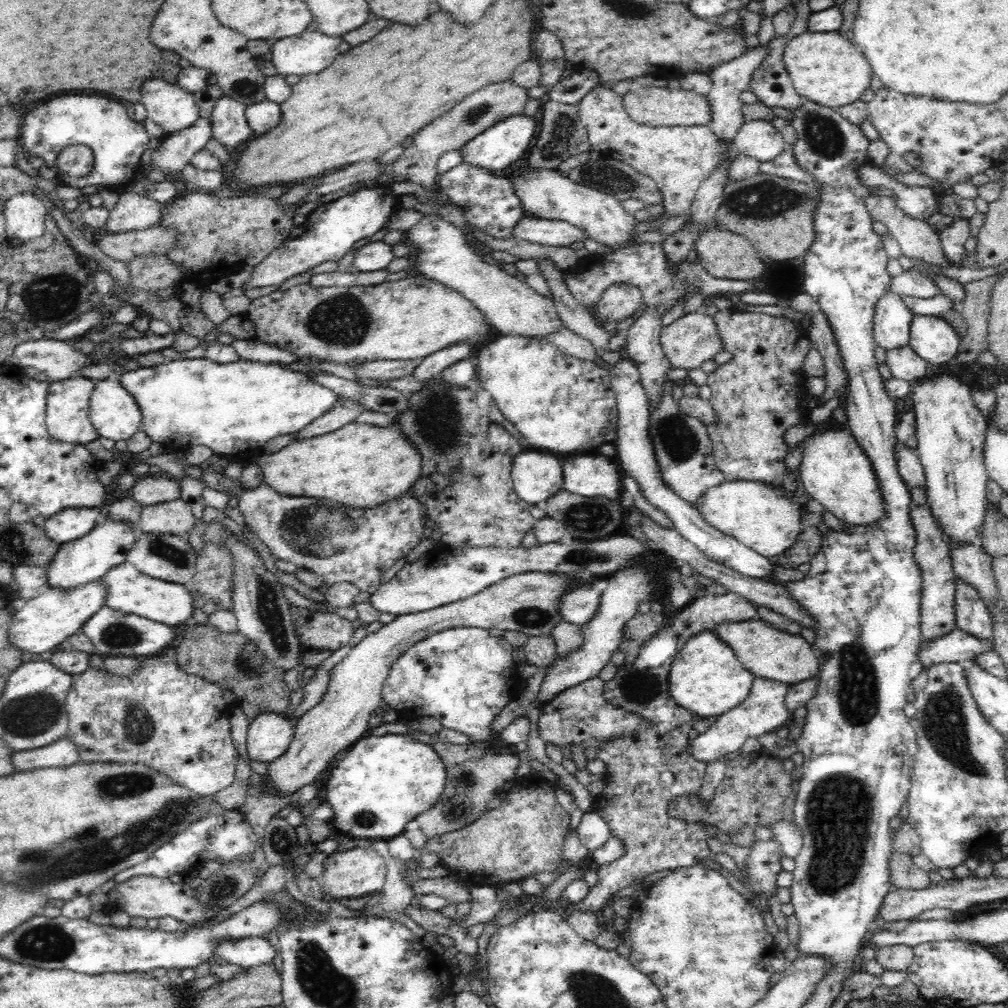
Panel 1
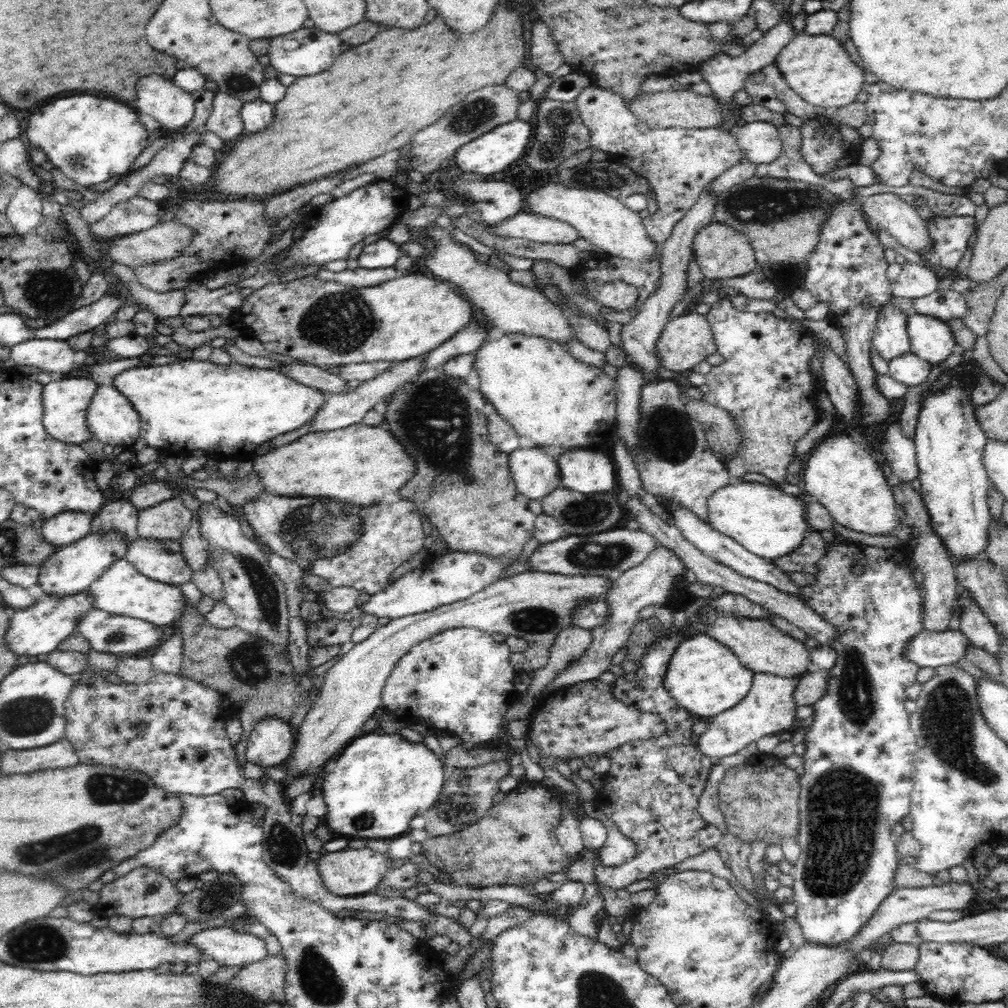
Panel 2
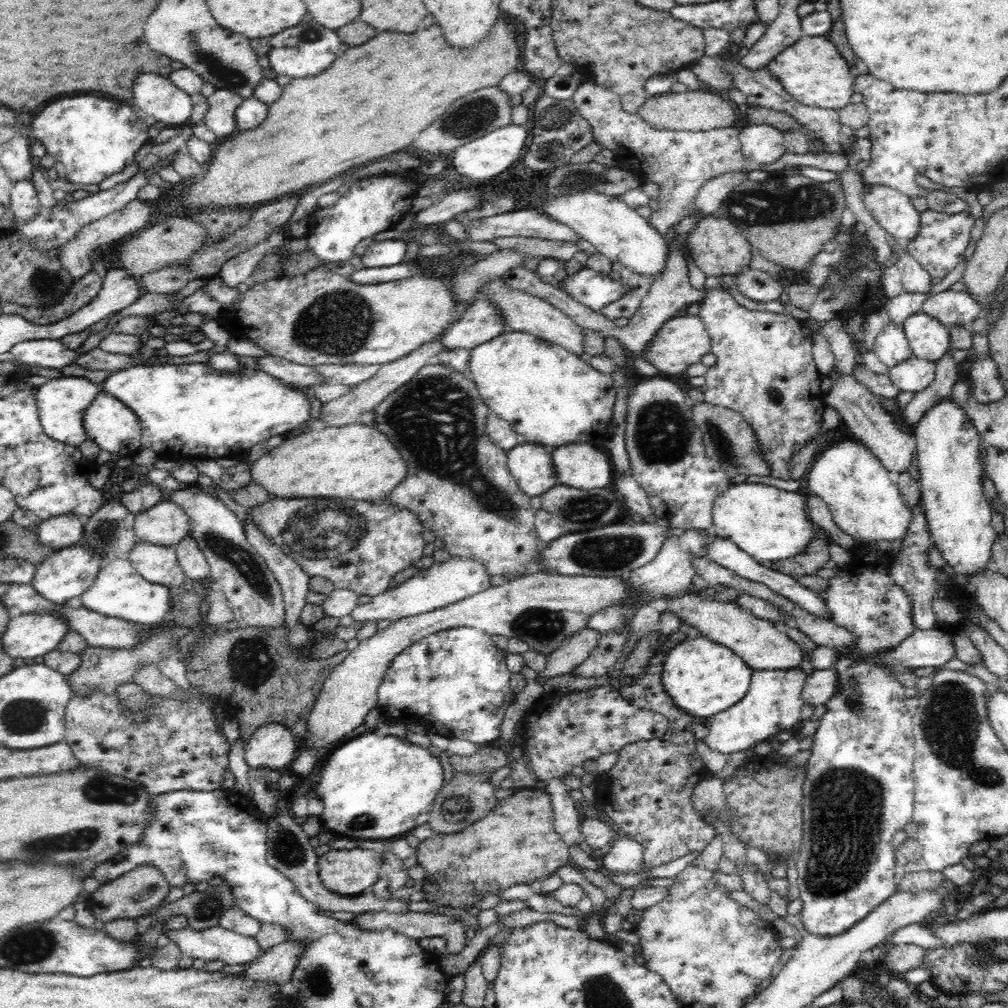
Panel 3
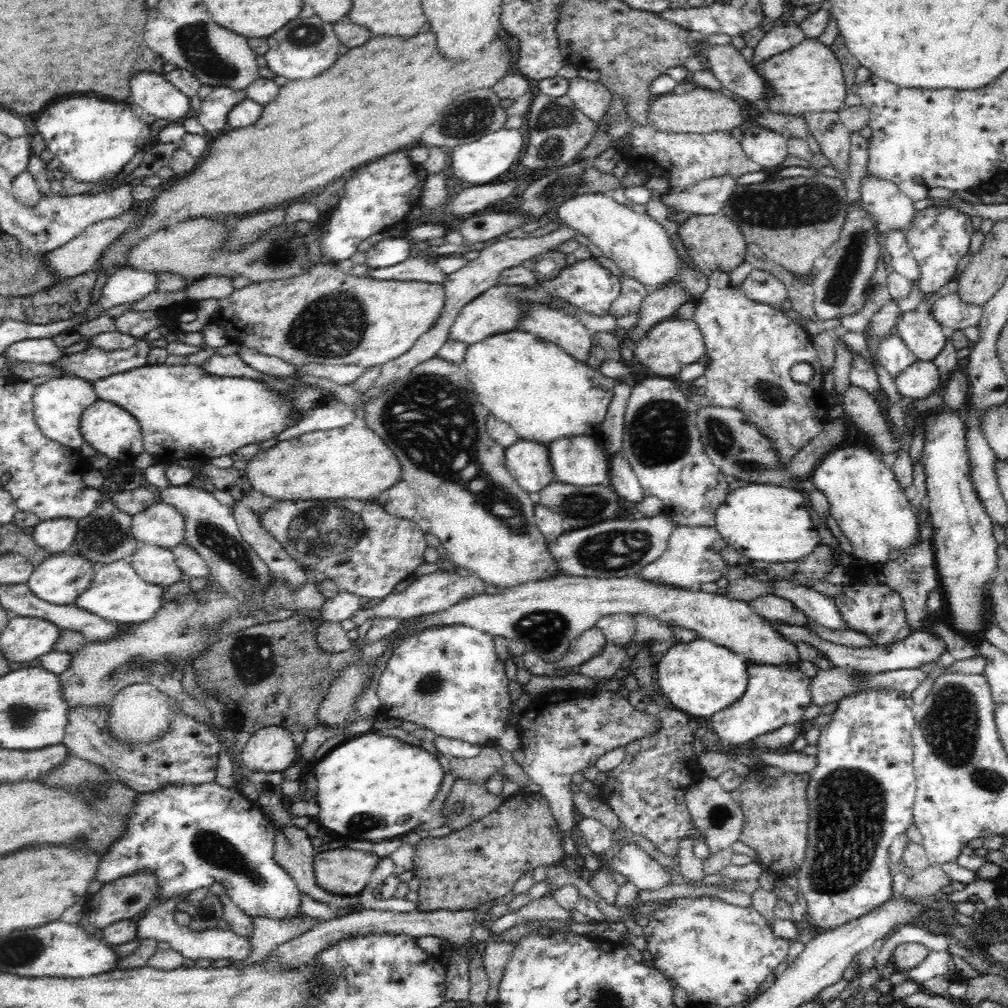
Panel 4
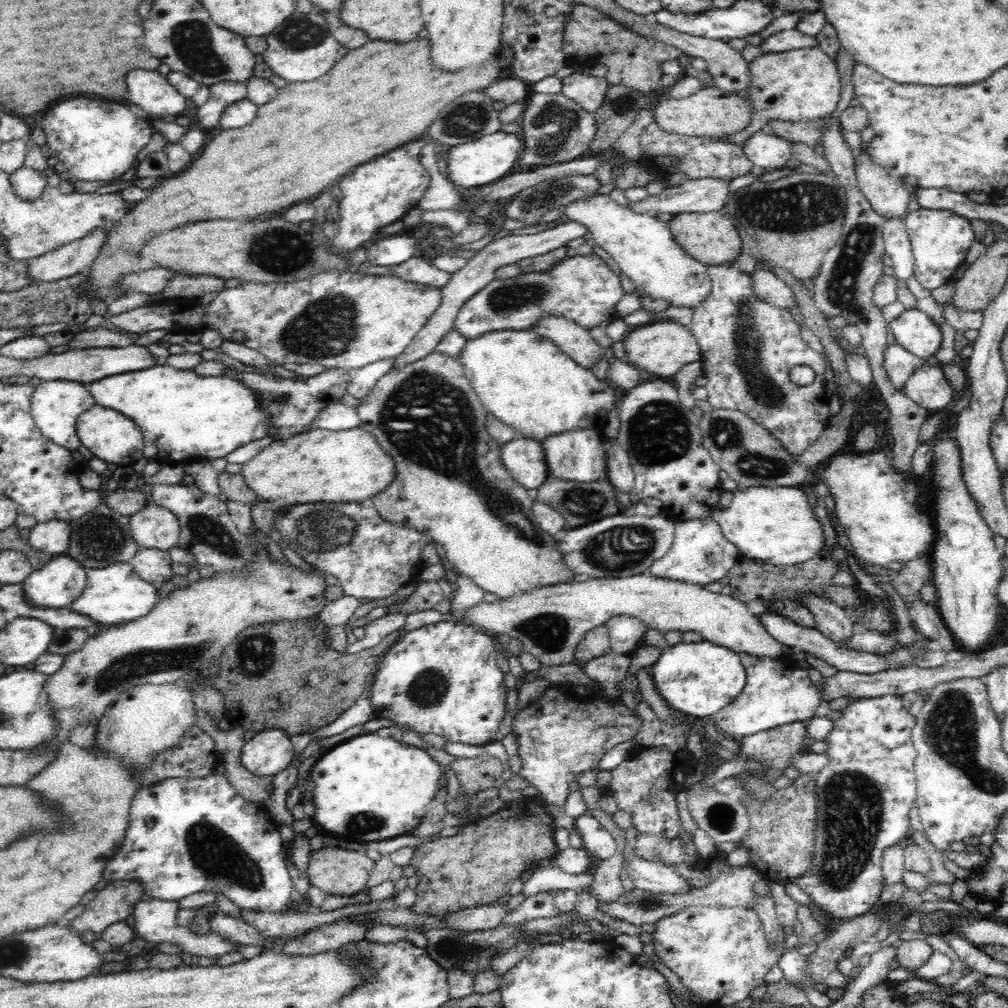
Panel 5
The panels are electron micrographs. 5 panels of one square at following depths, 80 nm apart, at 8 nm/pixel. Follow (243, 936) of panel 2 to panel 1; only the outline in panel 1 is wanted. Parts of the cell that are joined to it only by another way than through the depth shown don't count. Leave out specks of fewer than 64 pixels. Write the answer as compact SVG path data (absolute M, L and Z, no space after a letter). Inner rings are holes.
M263 936L220 941L215 948L216 957L246 969L272 963L276 955L275 948Z

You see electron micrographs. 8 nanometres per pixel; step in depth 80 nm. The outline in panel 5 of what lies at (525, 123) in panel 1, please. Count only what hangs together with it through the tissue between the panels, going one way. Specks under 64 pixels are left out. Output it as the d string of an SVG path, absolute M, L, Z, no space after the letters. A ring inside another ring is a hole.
M499 131L482 136L479 140L452 147L447 158L447 177L460 189L476 188L499 181L512 170L516 160L519 160L522 141L522 138L514 134Z

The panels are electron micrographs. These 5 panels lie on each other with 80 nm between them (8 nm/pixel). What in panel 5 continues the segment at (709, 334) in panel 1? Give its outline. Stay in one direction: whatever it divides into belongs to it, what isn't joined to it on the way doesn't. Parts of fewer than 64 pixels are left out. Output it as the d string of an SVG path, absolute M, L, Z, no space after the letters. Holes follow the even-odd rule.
M659 320L658 322L649 322L644 325L638 325L631 328L622 339L624 345L625 358L634 367L639 366L646 372L659 375L660 377L675 377L676 373L686 364L701 361L700 347L692 331L688 326L683 327L672 320Z

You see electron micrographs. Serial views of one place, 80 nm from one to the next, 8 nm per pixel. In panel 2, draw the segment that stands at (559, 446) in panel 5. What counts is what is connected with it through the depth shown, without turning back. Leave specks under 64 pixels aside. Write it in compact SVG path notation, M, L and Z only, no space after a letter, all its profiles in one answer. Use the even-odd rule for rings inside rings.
M593 448L555 452L561 486L582 494L619 491L617 468L610 453Z

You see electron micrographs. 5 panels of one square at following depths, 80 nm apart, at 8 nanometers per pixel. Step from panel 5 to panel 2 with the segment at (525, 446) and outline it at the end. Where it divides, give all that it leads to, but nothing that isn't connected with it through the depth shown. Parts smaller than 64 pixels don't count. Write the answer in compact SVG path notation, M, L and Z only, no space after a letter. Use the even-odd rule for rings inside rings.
M542 447L517 448L509 454L510 473L520 494L538 500L561 486L555 452Z

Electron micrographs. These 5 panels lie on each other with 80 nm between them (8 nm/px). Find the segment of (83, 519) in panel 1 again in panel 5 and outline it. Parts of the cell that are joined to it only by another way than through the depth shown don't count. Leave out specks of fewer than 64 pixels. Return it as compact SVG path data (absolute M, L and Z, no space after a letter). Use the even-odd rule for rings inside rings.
M52 520L36 523L31 529L29 545L40 552L64 555L69 547L71 526L69 522Z

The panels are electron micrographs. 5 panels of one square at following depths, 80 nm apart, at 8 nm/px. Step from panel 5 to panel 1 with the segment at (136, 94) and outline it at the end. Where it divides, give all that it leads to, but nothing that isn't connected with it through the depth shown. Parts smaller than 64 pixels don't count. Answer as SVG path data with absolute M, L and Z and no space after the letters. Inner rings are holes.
M152 78L142 84L140 104L145 106L147 117L151 118L158 126L162 126L166 135L185 130L200 118L194 95L182 90L176 83L165 81L163 78Z

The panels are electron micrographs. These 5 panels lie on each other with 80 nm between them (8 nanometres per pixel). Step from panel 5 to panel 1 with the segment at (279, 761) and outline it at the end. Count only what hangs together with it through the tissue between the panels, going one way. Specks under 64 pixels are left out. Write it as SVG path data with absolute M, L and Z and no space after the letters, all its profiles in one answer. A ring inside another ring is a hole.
M264 710L247 730L248 761L270 763L288 750L294 738L295 721L289 716Z

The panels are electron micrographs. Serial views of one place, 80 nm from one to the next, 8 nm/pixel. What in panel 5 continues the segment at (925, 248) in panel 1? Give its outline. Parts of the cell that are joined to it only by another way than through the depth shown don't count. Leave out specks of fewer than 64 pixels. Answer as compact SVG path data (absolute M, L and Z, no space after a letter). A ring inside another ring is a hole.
M864 152L855 157L855 173L858 187L868 199L874 210L878 211L884 220L892 217L902 217L906 213L910 195L902 182L886 172L884 167L874 162L874 159Z

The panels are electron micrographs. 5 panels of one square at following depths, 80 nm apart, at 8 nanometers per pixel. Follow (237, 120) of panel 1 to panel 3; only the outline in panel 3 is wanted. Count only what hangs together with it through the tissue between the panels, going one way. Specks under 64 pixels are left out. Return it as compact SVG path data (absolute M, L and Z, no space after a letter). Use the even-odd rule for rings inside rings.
M216 89L207 97L208 110L203 123L216 137L230 137L238 131L234 111L245 98L226 89Z

